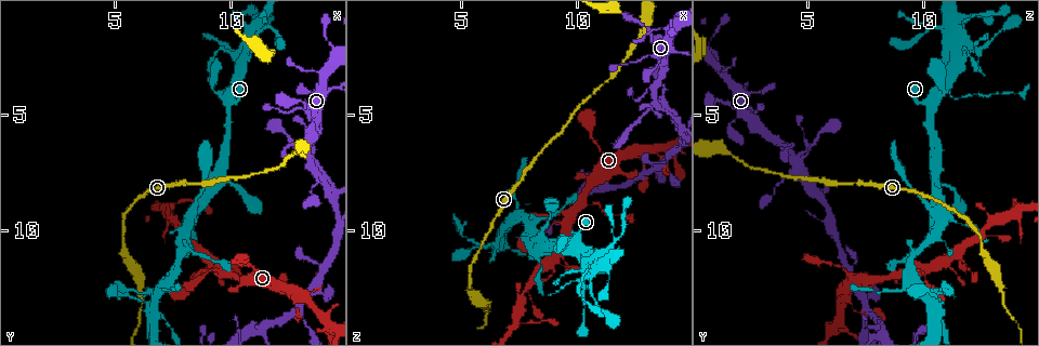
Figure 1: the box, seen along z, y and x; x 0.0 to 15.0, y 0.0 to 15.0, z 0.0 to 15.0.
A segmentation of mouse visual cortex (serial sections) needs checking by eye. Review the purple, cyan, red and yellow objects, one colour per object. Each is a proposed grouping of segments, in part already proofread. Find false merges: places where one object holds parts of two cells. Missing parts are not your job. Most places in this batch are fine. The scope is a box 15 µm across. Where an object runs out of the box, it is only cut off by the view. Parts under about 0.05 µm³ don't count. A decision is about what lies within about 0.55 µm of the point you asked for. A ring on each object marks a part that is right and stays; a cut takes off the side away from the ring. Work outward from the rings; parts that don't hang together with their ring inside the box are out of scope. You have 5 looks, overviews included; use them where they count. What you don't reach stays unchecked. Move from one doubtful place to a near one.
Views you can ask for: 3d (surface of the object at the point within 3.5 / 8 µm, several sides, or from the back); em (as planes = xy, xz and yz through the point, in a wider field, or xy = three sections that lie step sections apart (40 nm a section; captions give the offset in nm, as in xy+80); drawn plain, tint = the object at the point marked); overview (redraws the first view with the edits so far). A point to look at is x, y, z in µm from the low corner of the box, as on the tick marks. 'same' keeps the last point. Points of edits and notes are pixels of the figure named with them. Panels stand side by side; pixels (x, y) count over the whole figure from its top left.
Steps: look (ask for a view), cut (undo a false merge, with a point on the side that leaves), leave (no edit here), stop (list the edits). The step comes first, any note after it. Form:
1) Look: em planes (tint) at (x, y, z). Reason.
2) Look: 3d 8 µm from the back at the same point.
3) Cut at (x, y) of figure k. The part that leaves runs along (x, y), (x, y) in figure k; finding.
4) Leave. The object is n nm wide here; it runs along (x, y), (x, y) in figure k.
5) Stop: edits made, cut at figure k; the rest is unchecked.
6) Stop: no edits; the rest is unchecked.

Look: 3d 3.5 µm at (10.3, 4.2, 11.3). Sudden change in width.

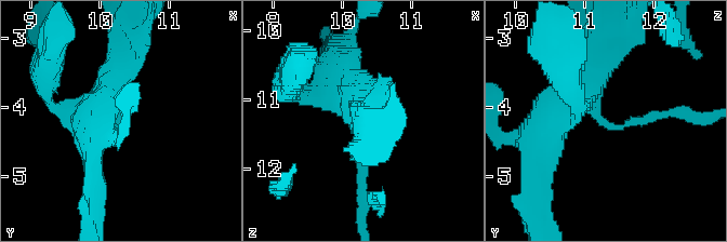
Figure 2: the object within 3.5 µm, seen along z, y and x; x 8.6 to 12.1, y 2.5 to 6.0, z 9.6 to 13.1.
Look: em xy step 2 (tint) at (10.35, 4.20, 11.35). The arms are 150, 400 nm wide.

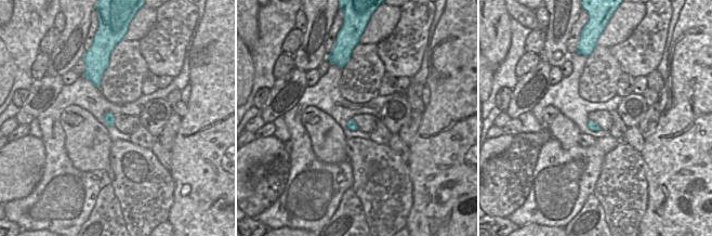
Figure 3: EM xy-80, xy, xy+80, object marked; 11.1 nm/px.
Leave. It runs along (343, 74), (362, 192) in figure 2; all the same cell.

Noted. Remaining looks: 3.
Look: 3d 3.5 µm at (10.4, 1.0, 11.7). Thick turns thin.

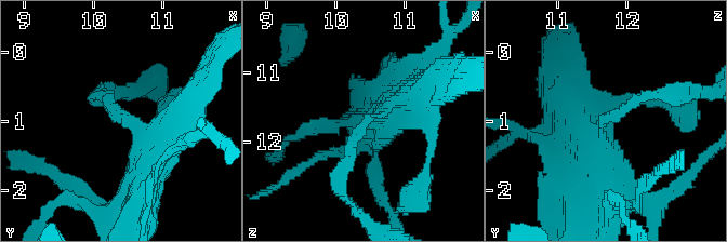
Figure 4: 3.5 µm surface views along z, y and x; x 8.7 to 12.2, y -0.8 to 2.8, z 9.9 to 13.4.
Look: em xy step 2 (plain) at (10.45, 0.95, 11.65). The arms are 150, 500 nm wide; need the tissue.

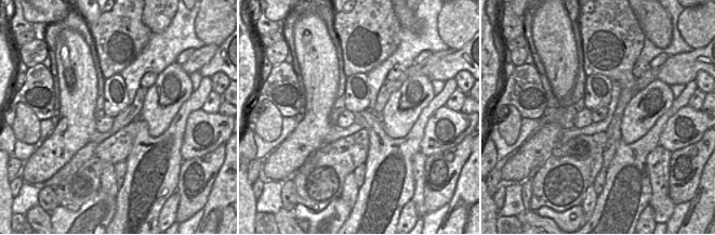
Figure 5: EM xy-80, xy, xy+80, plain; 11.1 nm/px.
Look: em xy step 2 (tint) at the same point. With the object marked.

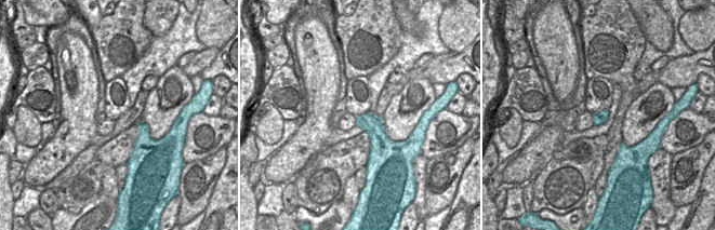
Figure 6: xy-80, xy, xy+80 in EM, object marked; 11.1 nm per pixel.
Leave. It runs along (592, 183), (608, 116), (661, 96) in figure 4; one cell here.

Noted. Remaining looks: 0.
Stop: no edits; the rest is unchecked.

